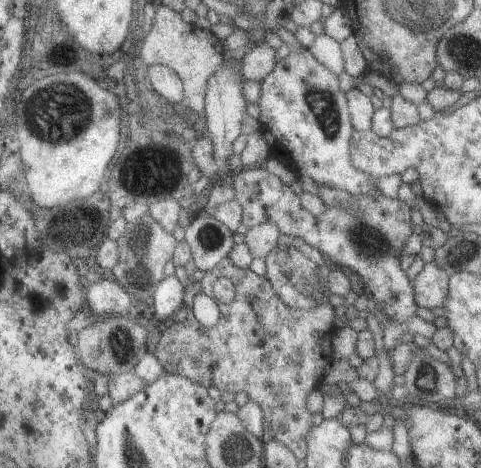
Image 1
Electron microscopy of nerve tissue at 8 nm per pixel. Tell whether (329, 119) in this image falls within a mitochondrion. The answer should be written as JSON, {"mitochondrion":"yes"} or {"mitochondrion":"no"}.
{"mitochondrion":"yes"}

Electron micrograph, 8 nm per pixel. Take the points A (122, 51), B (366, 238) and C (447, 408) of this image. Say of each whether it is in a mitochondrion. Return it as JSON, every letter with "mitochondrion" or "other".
{"A":"other","B":"mitochondrion","C":"other"}

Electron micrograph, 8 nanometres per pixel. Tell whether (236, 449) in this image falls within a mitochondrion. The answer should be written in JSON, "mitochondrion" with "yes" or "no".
{"mitochondrion":"yes"}

